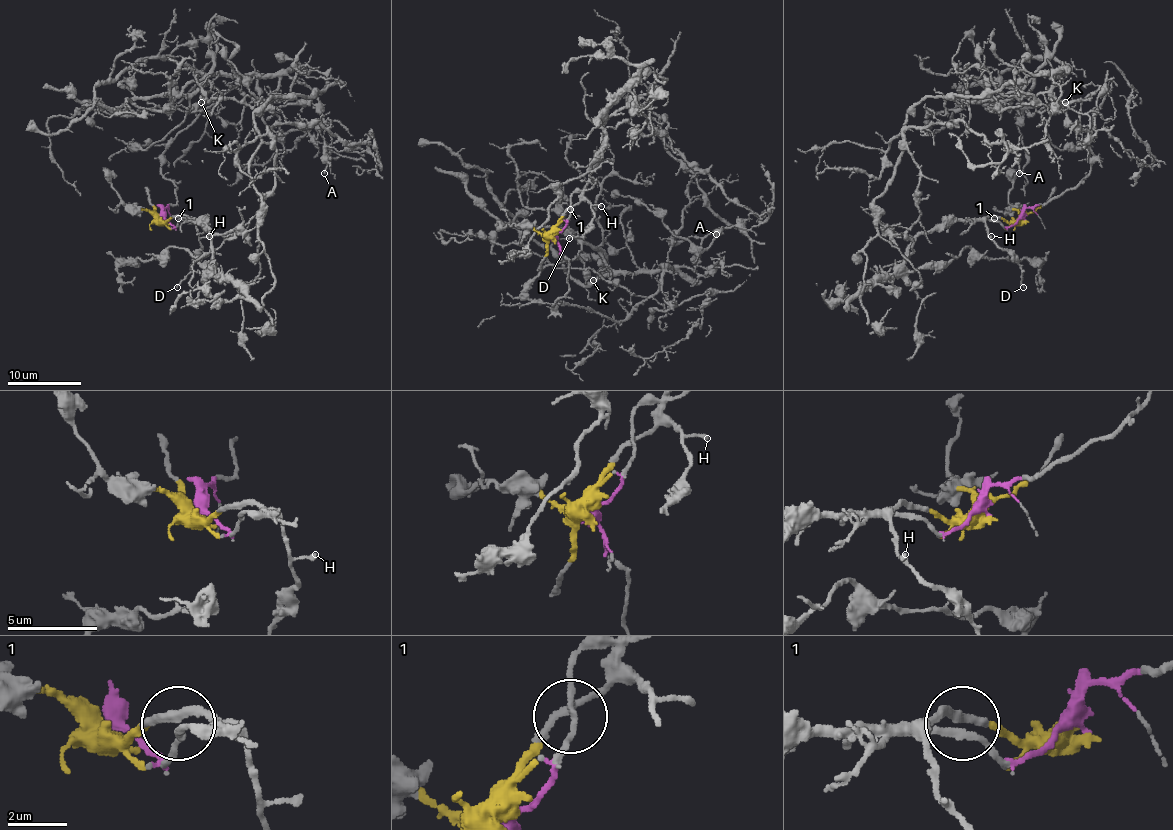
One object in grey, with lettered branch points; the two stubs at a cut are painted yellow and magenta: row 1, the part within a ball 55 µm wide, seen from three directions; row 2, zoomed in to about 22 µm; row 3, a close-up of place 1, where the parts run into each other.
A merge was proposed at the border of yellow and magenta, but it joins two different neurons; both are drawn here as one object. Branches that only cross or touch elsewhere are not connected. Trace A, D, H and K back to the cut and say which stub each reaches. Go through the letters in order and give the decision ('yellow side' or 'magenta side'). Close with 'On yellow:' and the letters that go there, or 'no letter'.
A: magenta side
D: yellow side
H: yellow side
K: magenta side
On yellow: D, H

